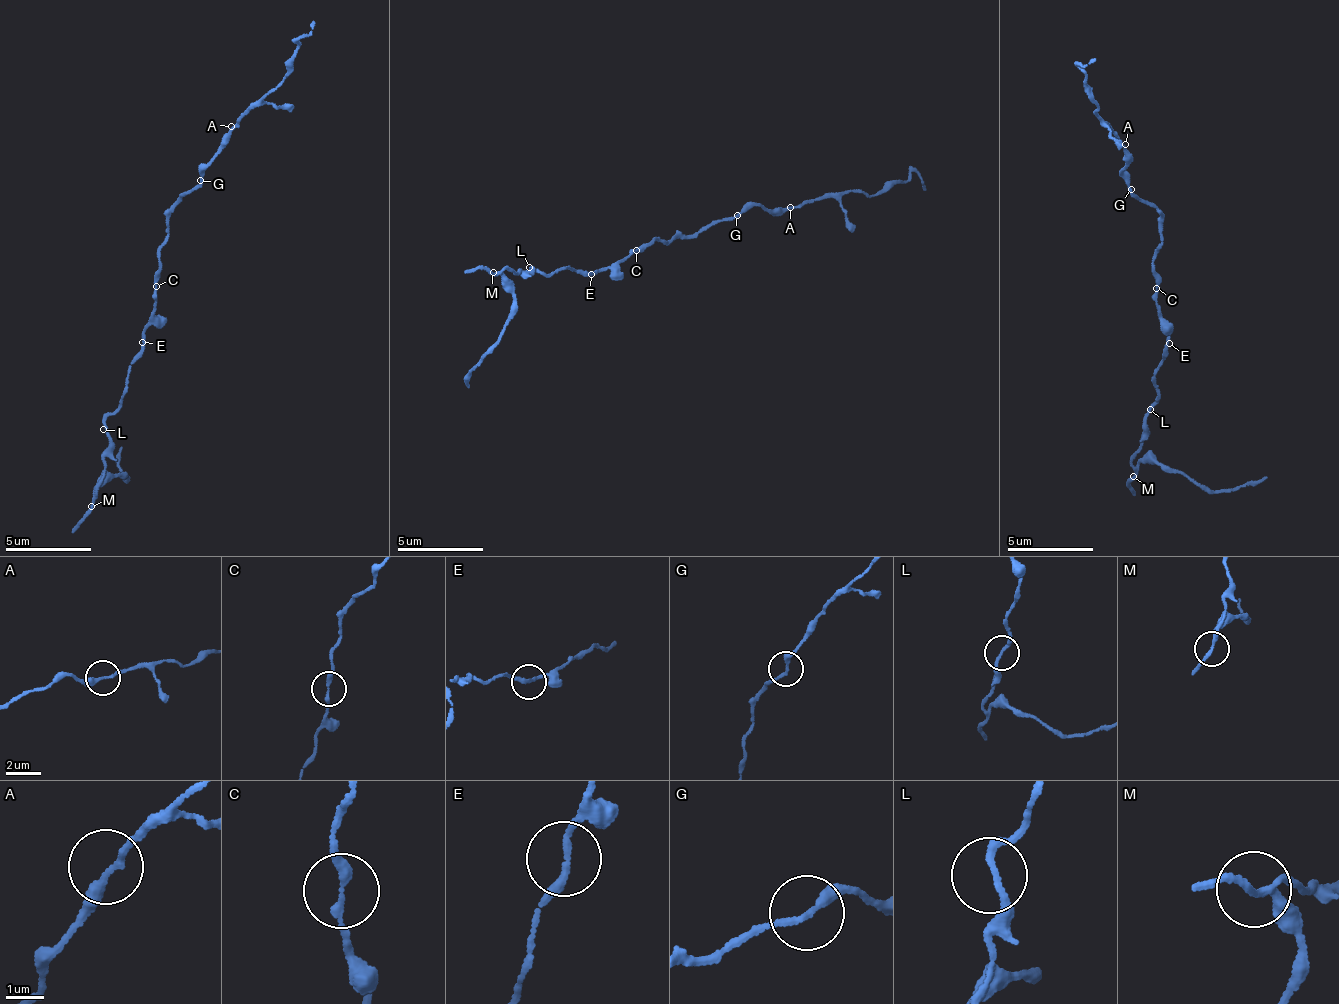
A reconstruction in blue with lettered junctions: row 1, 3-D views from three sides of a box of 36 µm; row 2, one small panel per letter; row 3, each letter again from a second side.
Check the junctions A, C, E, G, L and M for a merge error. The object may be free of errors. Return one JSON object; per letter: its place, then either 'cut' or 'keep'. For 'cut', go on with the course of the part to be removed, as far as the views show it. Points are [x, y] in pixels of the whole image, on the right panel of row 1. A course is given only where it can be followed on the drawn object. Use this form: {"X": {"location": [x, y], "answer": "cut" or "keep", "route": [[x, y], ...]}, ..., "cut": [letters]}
{"A": {"location": [1125, 144], "answer": "keep"}, "C": {"location": [1156, 288], "answer": "keep"}, "E": {"location": [1169, 343], "answer": "keep"}, "G": {"location": [1131, 189], "answer": "keep"}, "L": {"location": [1150, 409], "answer": "keep"}, "M": {"location": [1133, 476], "answer": "cut", "route": [[1133, 476], [1142, 464], [1169, 464], [1212, 489], [1242, 488], [1266, 476]]}, "cut": ["M"]}

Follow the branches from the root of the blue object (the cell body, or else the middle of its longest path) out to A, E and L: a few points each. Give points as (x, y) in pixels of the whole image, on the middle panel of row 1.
A: (648, 241), (656, 235), (667, 242), (679, 234), (696, 236), (754, 205), (765, 211), (790, 207)
E: (648, 241), (612, 269), (591, 274)
L: (648, 241), (612, 269), (600, 271), (593, 276), (587, 273), (583, 276), (564, 267), (545, 274), (529, 267)

